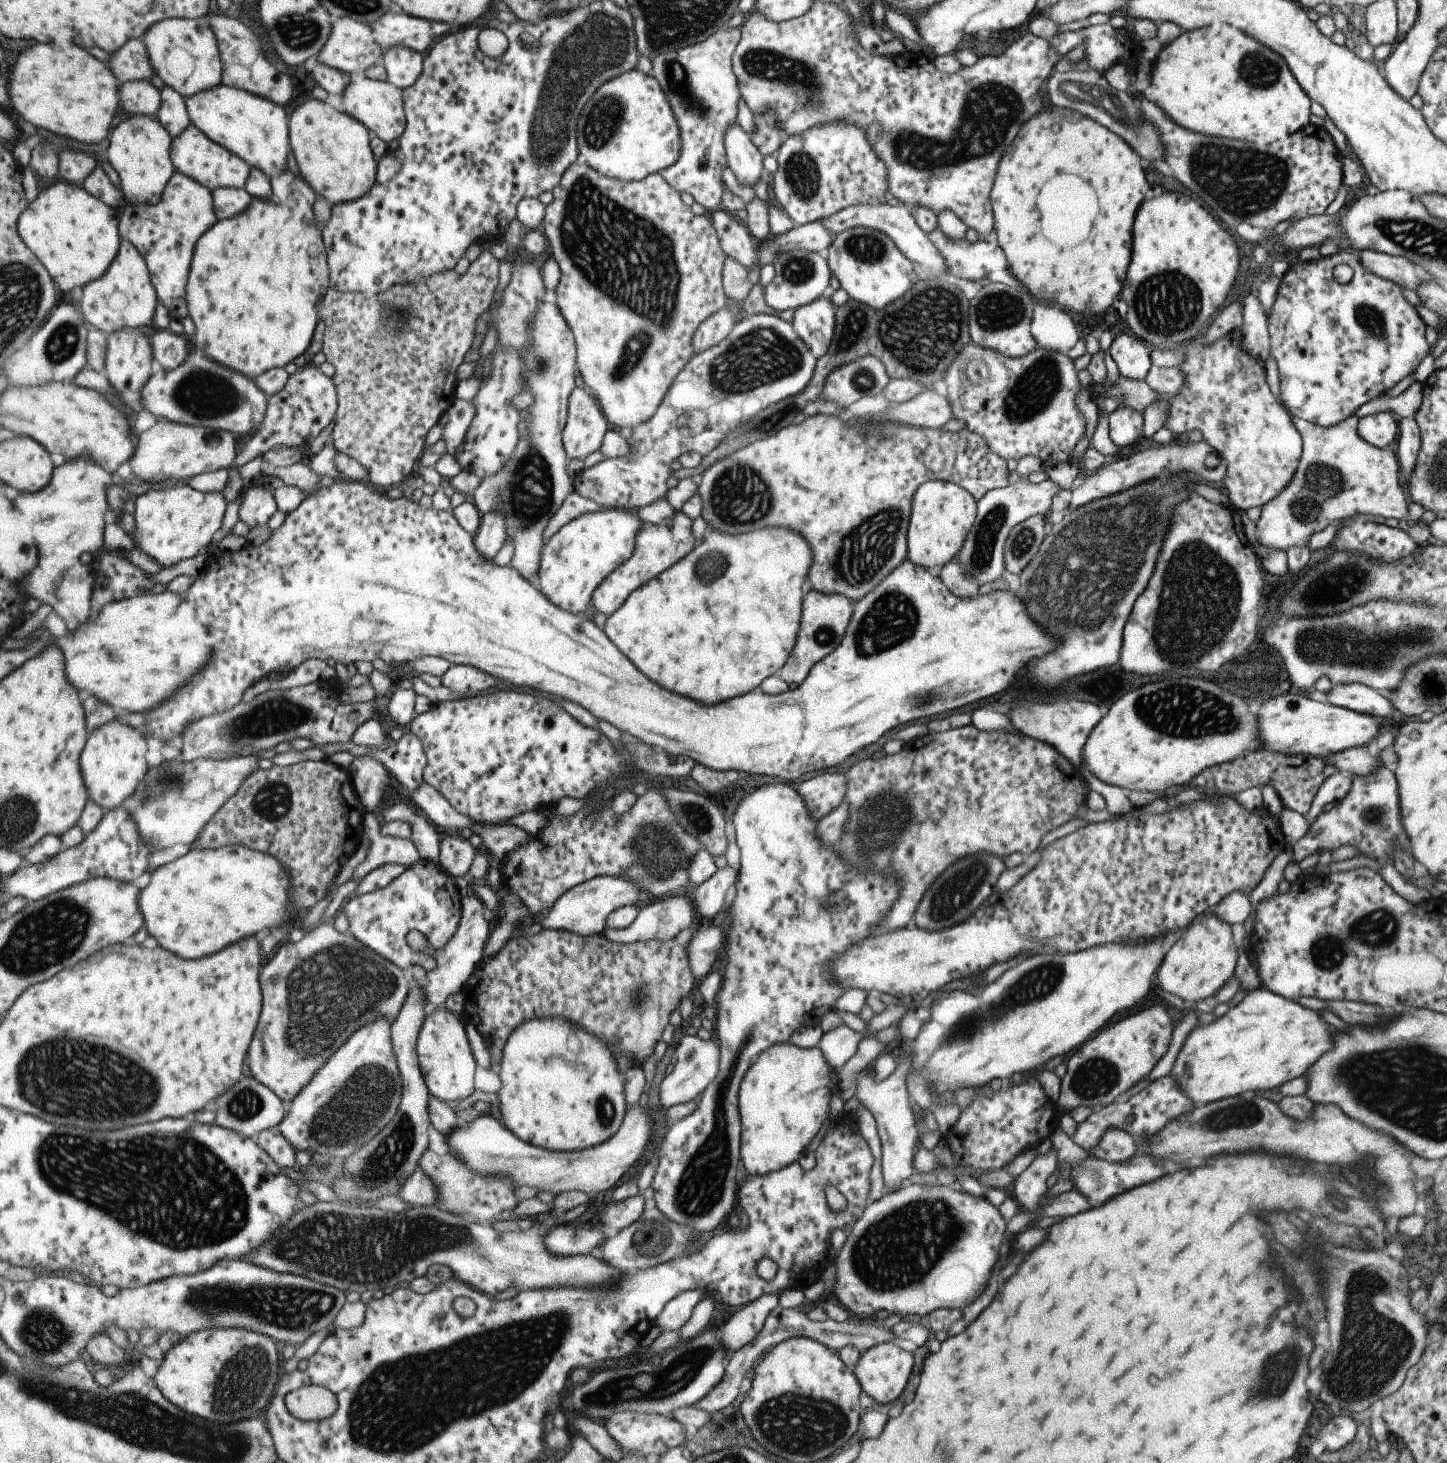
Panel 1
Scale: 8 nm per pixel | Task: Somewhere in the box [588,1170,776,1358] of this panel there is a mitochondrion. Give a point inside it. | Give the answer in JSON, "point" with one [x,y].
{"point":[651,1237]}

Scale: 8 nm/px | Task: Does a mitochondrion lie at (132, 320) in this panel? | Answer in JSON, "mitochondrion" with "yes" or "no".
{"mitochondrion":"no"}

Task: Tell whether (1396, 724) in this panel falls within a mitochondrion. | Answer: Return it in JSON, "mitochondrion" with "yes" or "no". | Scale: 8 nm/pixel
{"mitochondrion":"no"}

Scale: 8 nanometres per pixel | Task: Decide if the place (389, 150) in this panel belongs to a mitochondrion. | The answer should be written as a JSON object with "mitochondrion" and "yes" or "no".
{"mitochondrion":"no"}

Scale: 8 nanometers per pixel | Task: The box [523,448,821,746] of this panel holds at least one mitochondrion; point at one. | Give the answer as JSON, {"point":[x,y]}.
{"point":[740,495]}

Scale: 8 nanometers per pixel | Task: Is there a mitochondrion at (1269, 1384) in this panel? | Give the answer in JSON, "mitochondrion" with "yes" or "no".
{"mitochondrion":"yes"}

